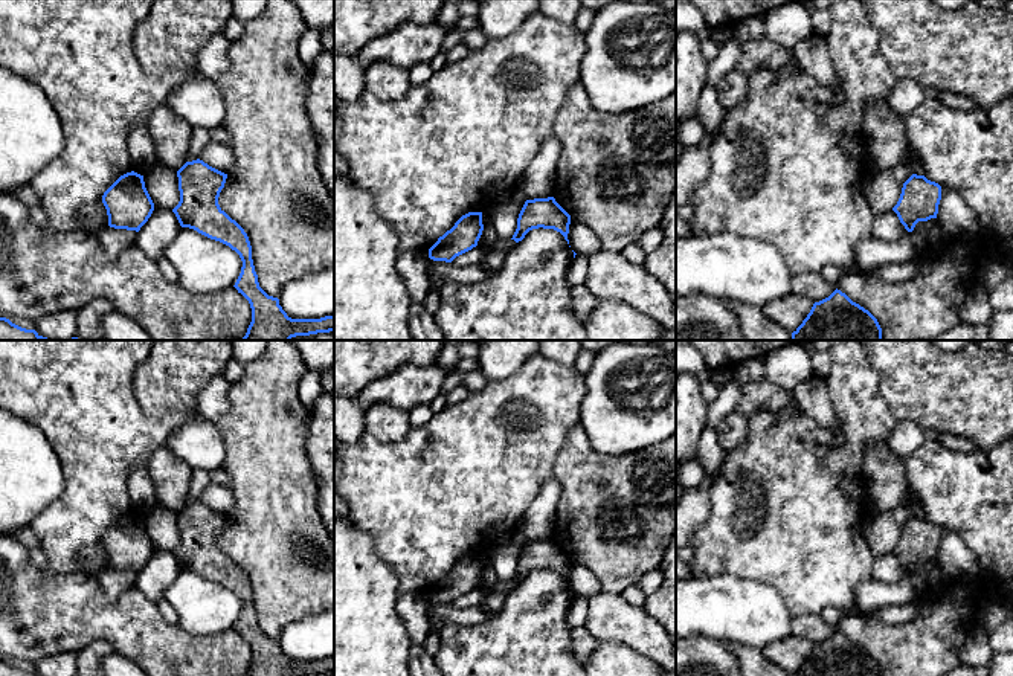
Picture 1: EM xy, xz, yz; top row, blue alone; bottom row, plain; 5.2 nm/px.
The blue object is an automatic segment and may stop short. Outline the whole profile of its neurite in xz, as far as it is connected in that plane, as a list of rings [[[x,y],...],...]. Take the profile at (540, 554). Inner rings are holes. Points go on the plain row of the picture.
[[[554,539],[526,542],[519,560],[517,571],[511,581],[522,583],[532,571],[554,571],[560,574],[569,586],[571,557],[555,543]]]

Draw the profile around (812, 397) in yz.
[[[812,375],[793,389],[793,395],[799,409],[821,426],[828,429],[838,426],[836,414],[822,378]]]

